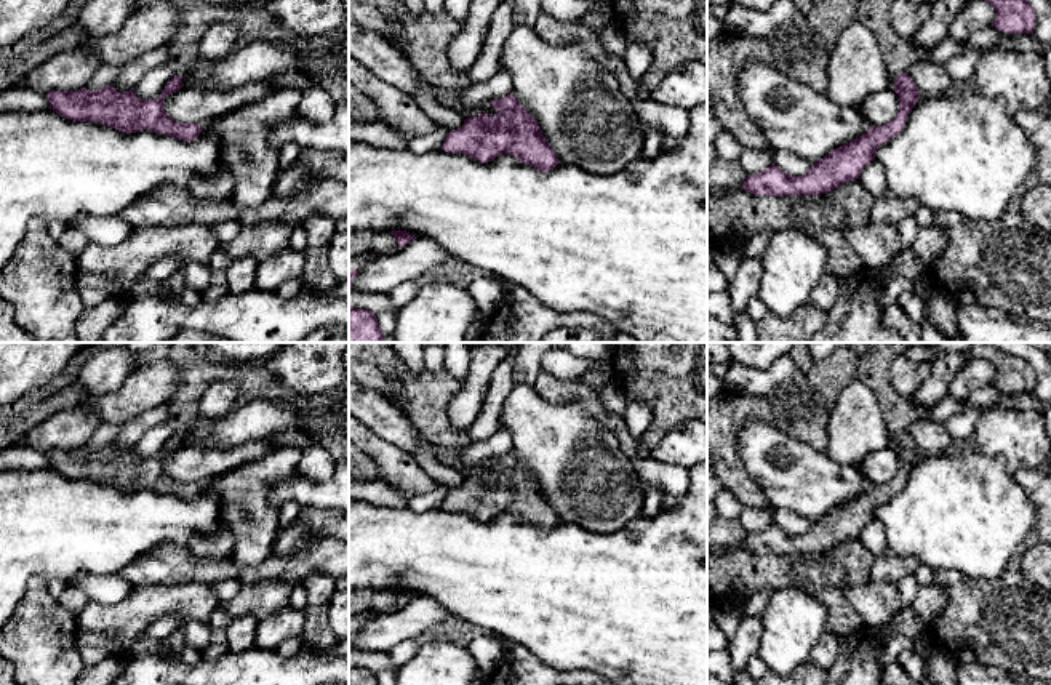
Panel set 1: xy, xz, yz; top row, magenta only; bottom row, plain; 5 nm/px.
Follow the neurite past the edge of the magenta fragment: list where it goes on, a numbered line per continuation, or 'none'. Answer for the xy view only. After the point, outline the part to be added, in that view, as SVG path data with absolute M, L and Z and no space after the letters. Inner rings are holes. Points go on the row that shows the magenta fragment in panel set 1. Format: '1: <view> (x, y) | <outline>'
none

